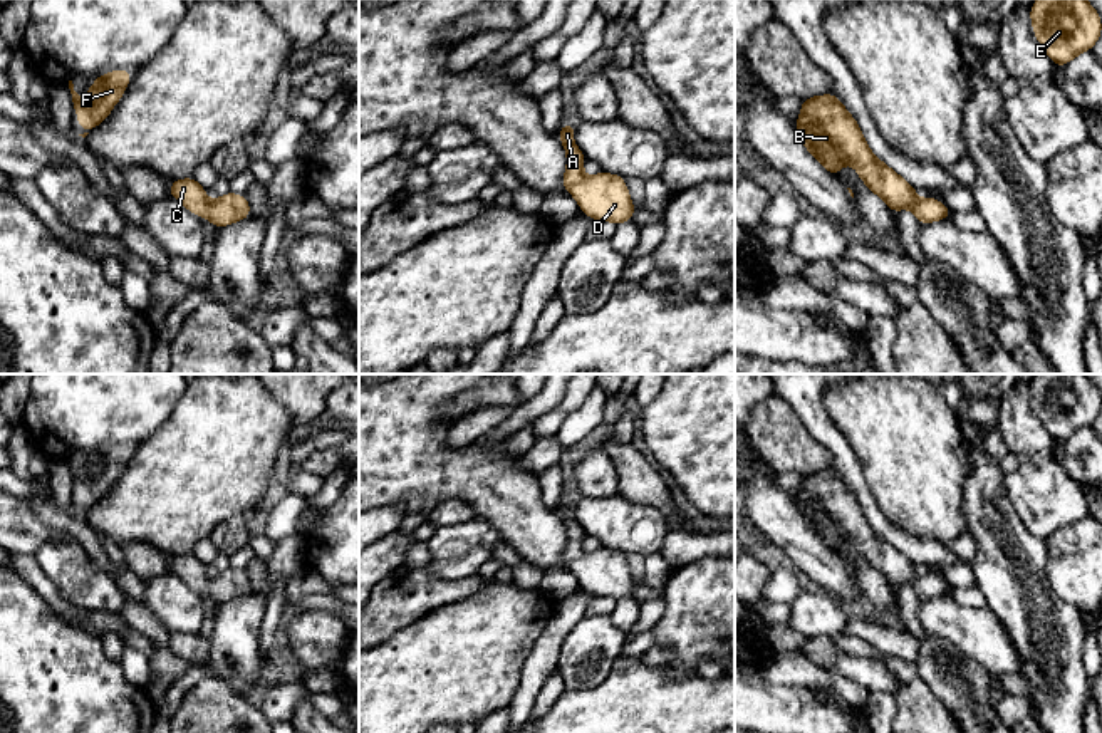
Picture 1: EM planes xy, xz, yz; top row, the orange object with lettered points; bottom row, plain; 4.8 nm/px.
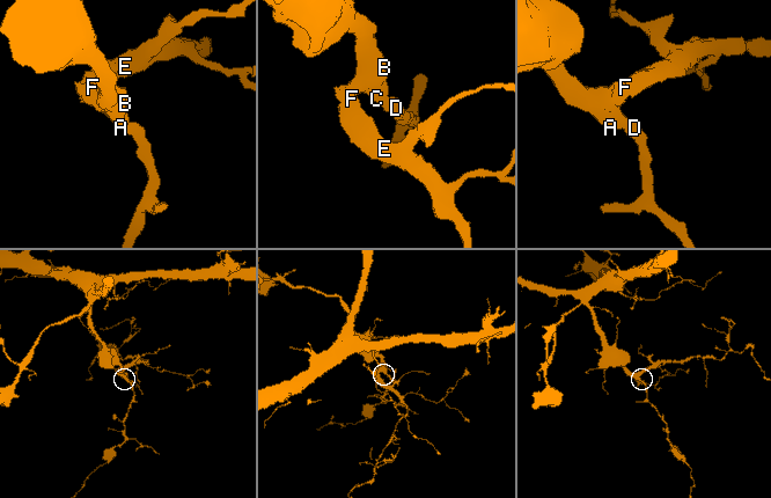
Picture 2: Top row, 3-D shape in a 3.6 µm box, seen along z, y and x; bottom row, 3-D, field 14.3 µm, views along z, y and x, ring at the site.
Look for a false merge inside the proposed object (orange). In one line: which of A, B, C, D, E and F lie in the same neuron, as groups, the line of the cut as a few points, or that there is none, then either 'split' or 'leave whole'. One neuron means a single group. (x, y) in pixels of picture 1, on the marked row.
A B C D E F; no cut; leave whole

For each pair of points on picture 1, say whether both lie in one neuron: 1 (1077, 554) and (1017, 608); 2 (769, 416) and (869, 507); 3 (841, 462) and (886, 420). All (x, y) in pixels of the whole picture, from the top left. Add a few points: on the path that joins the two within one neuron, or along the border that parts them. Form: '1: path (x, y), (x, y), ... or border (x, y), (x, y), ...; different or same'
1: border (1044, 540), (1045, 579), (1050, 589), (1074, 608); different
2: border (810, 433), (832, 457), (834, 467); different
3: border (831, 418), (851, 447), (868, 488); different

